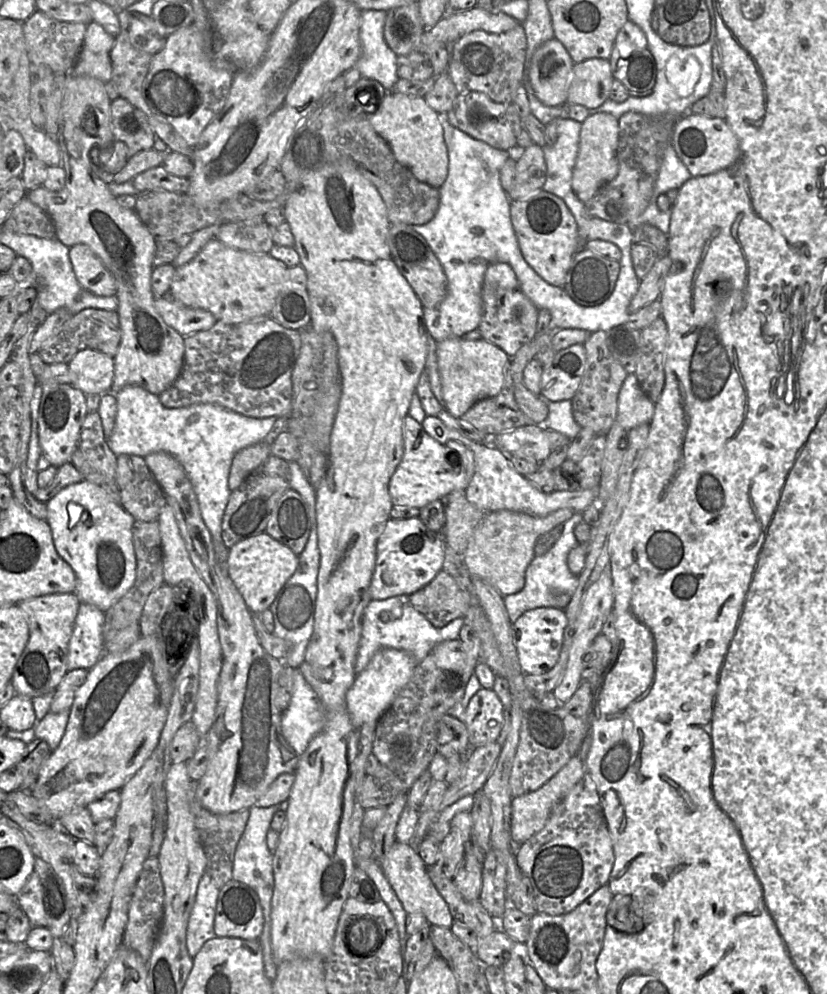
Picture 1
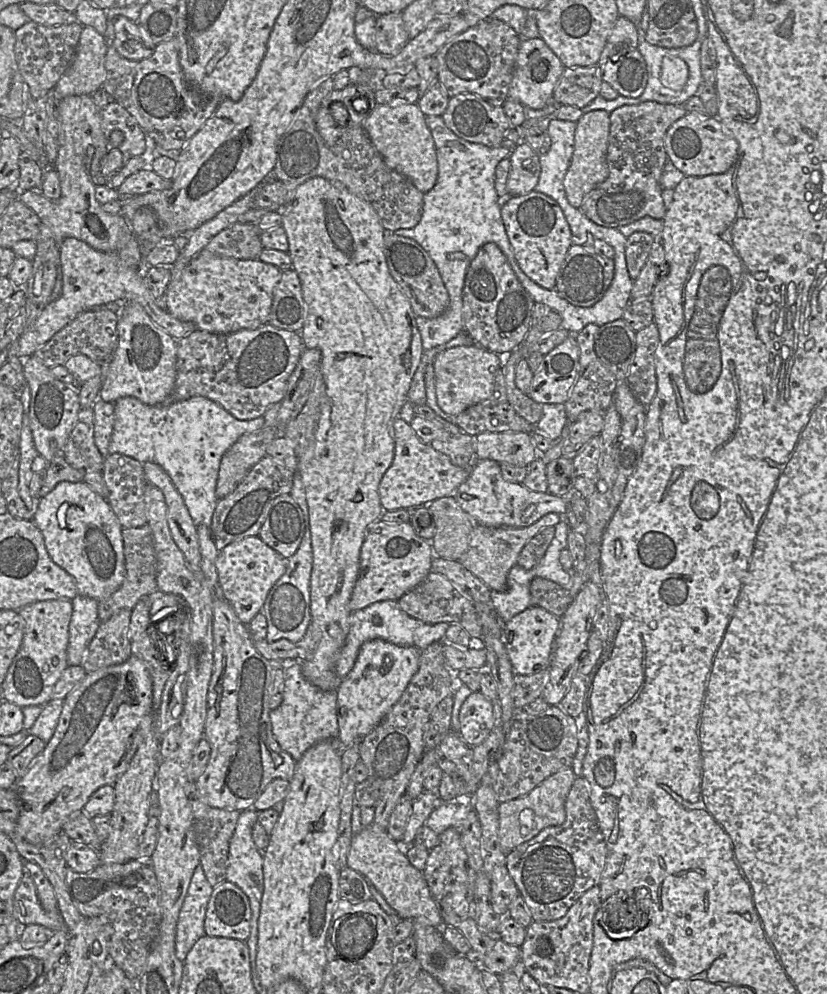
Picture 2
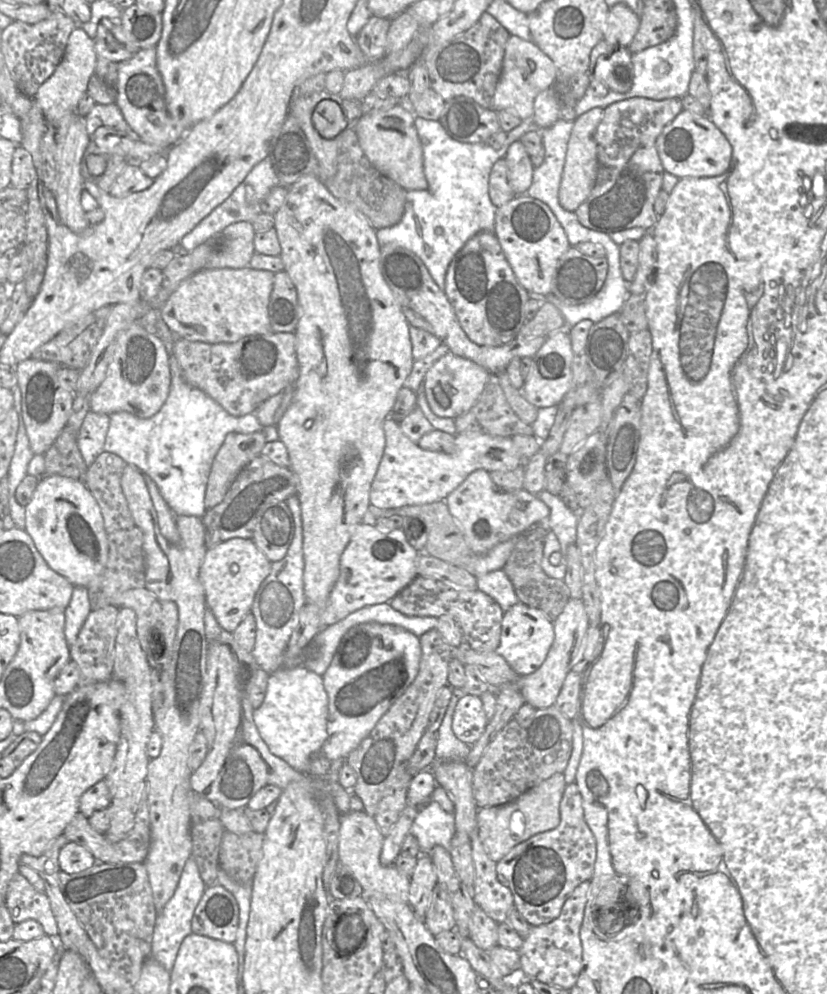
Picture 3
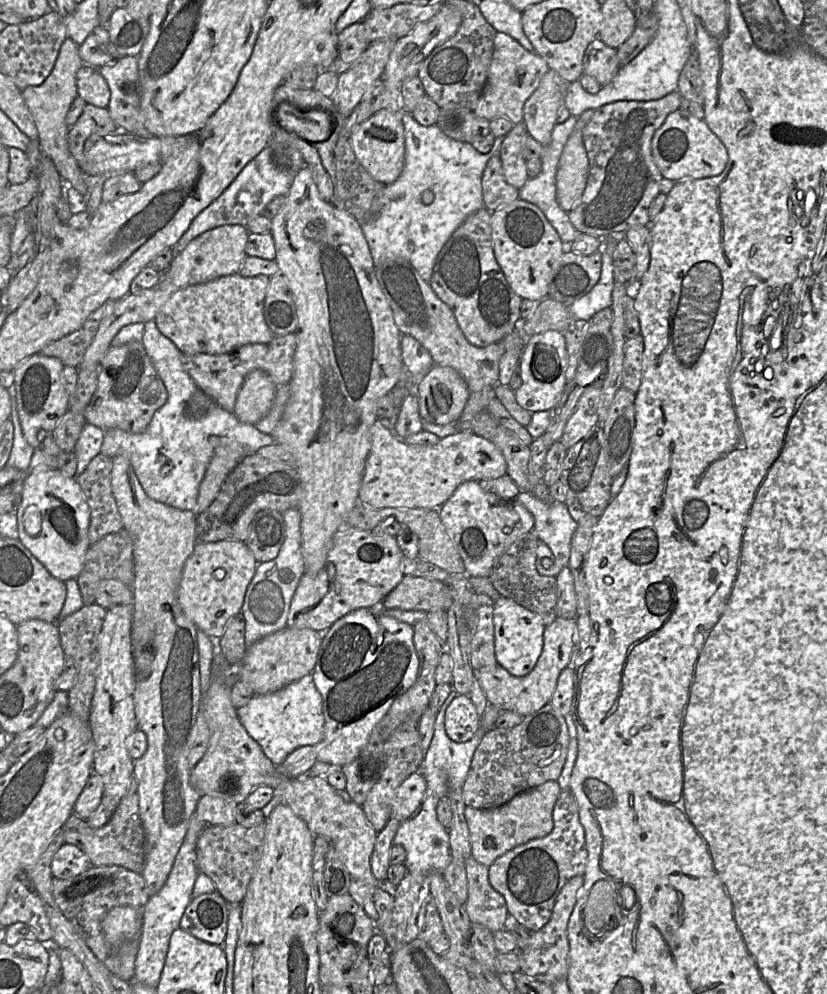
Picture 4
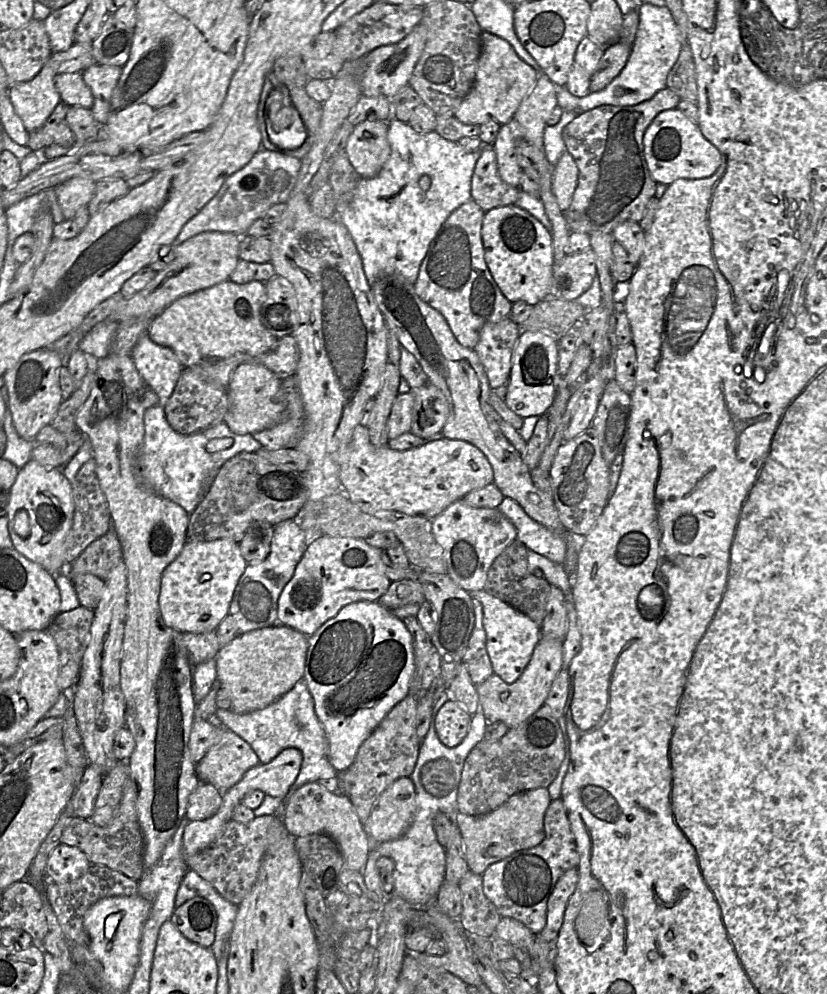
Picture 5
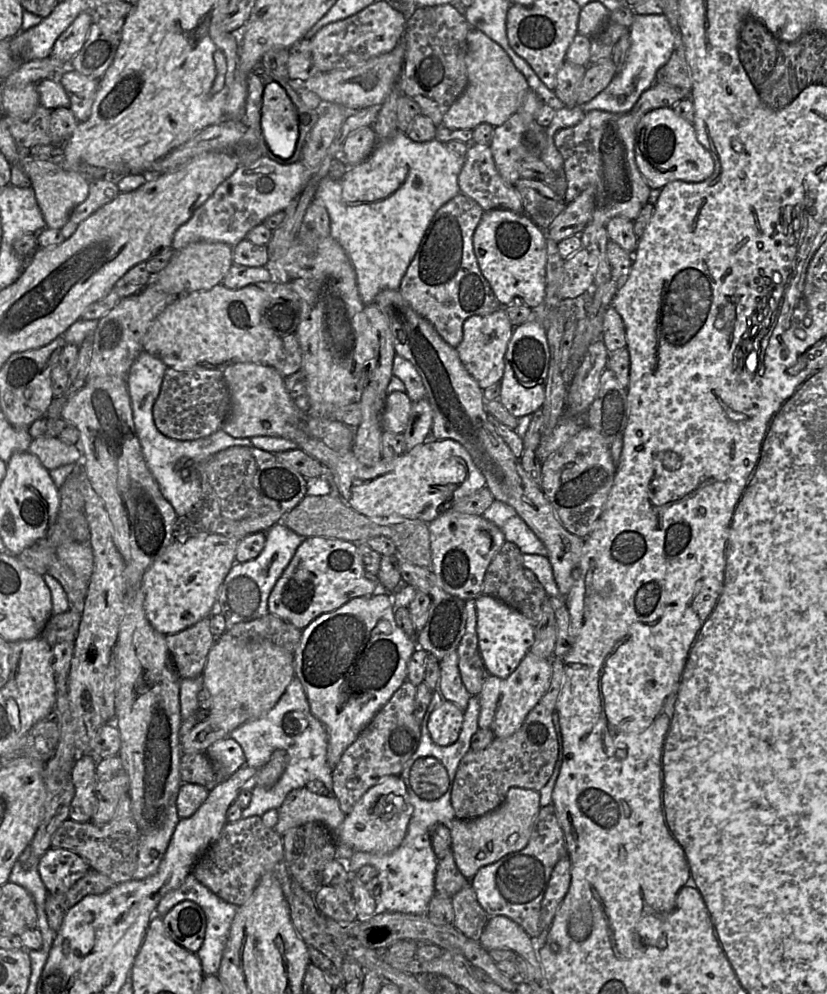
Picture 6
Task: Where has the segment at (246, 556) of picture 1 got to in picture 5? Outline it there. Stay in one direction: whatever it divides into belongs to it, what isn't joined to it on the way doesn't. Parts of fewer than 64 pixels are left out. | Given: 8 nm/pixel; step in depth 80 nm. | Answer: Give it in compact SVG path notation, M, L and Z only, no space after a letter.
M217 539L207 542L187 541L177 558L164 570L159 593L159 615L162 623L176 631L206 633L216 631L220 622L229 614L229 608L239 579L248 566L237 542Z

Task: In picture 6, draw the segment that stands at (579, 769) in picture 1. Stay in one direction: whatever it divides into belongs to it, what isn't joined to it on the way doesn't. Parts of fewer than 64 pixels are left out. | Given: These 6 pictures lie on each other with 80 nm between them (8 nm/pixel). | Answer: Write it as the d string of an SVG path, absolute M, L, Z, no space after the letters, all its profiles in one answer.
M511 788L504 802L494 811L475 819L455 818L450 823L451 852L463 876L471 880L483 866L524 849L531 838L533 825L540 809L539 792Z

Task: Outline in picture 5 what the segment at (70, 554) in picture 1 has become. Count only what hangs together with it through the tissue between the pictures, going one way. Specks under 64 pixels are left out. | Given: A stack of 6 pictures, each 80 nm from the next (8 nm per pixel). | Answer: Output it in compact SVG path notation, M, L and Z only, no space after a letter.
M30 459L22 468L19 469L19 473L17 475L16 481L8 492L9 492L9 502L7 506L6 517L8 519L8 529L9 529L9 534L13 544L12 548L17 550L20 554L25 556L27 559L42 566L46 571L48 571L53 576L62 574L64 570L67 569L68 564L71 564L71 563L67 563L65 560L65 549L64 549L64 542L71 530L72 523L73 523L73 515L74 515L74 502L72 498L71 481L69 481L63 475L62 469L48 468L40 464L39 462L35 461L34 459Z

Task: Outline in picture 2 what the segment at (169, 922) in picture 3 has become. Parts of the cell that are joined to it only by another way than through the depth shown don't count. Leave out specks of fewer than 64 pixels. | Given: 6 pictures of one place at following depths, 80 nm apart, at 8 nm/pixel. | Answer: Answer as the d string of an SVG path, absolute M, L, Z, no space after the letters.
M198 865L193 873L177 923L175 950L176 956L182 961L194 944L206 936L204 921L213 889L203 867Z

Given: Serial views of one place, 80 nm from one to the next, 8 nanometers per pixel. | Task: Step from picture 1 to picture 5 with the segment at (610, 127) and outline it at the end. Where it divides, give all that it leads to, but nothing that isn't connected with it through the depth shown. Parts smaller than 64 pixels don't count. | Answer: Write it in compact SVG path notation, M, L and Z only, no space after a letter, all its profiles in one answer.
M565 151L554 165L552 191L559 209L564 213L572 203L579 170L571 154Z

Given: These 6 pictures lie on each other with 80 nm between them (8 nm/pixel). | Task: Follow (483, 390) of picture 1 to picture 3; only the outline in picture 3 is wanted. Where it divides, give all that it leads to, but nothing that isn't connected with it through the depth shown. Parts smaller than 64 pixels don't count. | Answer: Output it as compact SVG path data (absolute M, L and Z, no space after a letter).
M447 352L429 369L423 379L427 403L431 411L444 418L455 419L465 414L477 401L491 373L475 362Z

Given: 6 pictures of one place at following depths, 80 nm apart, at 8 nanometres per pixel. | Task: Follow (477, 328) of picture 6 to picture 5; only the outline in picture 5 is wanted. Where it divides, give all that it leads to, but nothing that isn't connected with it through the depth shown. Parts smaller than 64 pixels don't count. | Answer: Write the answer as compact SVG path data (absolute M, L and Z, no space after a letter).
M508 317L487 323L480 330L479 341L473 349L485 369L491 389L507 385L519 335L519 326Z

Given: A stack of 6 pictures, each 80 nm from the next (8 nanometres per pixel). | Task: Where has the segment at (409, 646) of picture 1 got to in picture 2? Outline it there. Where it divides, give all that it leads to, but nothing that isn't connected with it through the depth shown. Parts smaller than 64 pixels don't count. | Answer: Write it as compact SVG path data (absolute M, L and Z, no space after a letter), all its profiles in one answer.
M385 600L368 605L365 608L351 612L349 633L343 648L335 663L335 671L342 679L353 668L359 649L363 643L373 639L382 639L401 646L413 646L420 651L437 641L444 641L450 624L428 624L405 613L395 600Z

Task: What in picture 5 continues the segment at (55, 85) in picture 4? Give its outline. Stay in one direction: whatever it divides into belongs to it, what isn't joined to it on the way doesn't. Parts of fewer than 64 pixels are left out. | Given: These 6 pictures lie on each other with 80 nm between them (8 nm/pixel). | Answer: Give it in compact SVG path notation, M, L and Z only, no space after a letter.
M47 62L32 80L8 87L9 99L28 132L40 129L61 102L55 87L56 76Z

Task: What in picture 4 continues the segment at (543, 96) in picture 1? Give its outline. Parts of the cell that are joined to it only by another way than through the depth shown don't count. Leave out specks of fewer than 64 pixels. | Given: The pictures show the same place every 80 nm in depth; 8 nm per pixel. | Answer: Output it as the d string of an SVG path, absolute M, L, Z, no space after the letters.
M497 32L487 82L473 112L489 121L505 117L514 124L523 123L524 104L549 70L547 62L535 51L528 51L508 34Z

